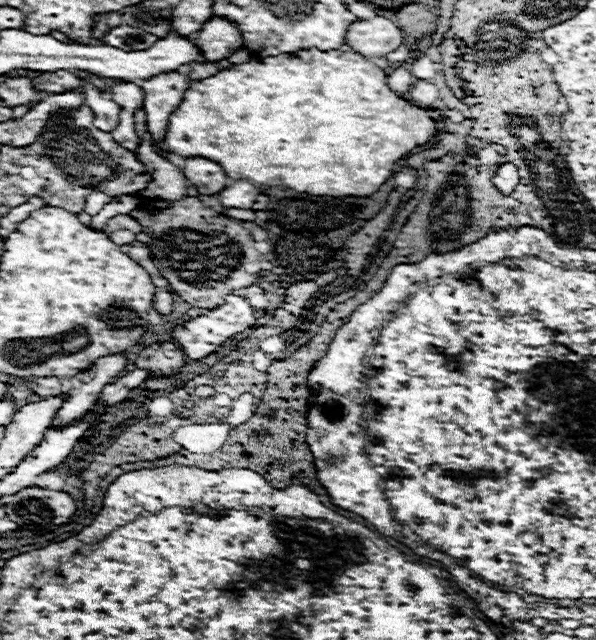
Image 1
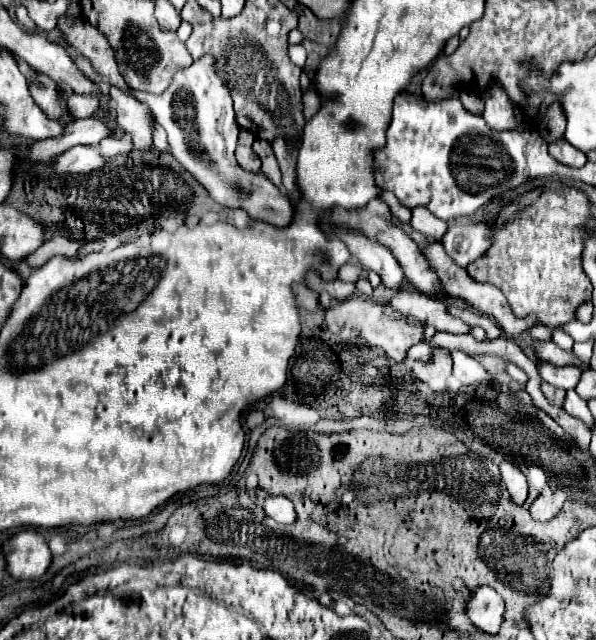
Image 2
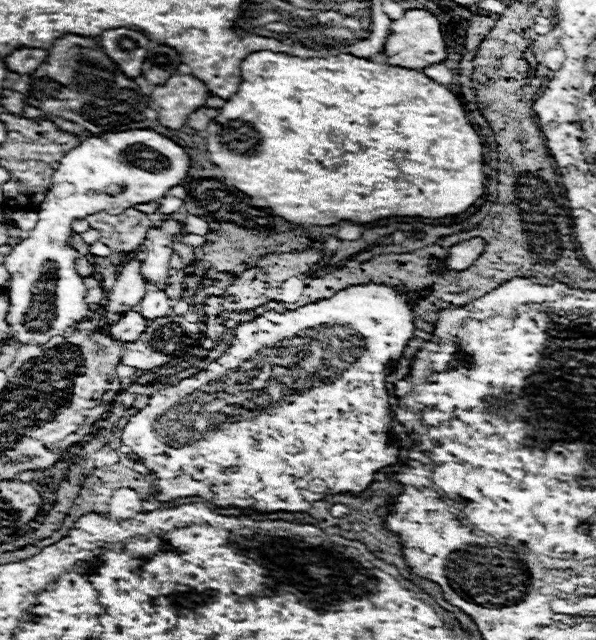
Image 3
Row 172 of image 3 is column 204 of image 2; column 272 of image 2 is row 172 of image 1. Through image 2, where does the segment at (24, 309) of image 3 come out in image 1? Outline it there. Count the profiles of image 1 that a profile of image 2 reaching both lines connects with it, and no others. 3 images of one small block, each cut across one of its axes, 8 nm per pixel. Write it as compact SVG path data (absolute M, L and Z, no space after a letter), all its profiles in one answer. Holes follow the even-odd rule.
M186 158L182 170L184 170L186 180L200 194L206 194L206 196L218 194L218 192L222 192L230 184L230 178L220 168L220 164L204 160L204 158Z

